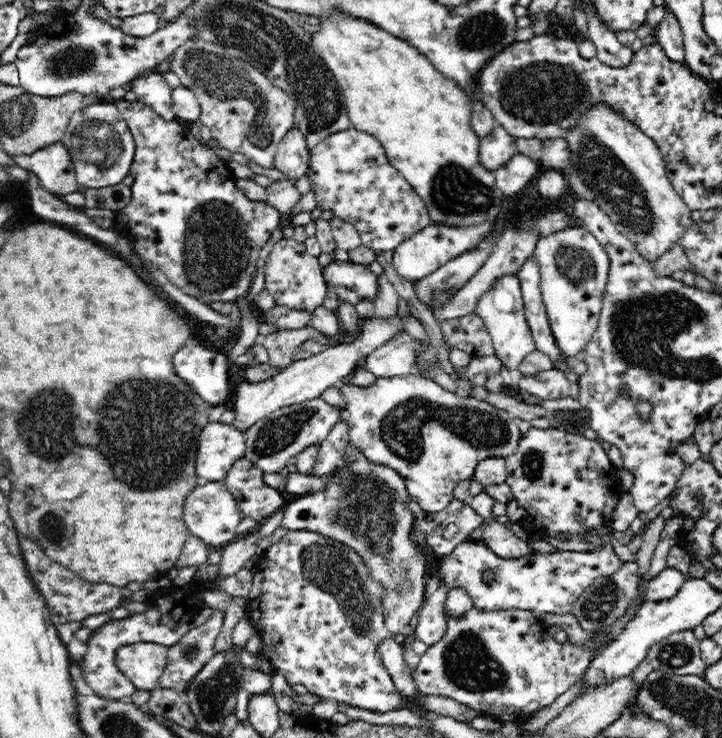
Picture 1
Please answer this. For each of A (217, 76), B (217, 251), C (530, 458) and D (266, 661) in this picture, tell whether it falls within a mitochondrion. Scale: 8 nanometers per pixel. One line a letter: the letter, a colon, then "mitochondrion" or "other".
A: mitochondrion
B: mitochondrion
C: mitochondrion
D: other

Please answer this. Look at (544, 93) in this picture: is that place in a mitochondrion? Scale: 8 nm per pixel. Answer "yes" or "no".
yes

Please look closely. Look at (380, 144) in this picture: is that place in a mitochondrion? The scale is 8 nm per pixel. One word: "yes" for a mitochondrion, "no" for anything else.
no

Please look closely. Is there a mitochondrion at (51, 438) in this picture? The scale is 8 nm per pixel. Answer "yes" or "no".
yes

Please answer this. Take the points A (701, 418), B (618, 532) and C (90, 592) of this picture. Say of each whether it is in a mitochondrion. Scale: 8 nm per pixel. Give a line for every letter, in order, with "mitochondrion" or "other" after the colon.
A: other
B: other
C: other

